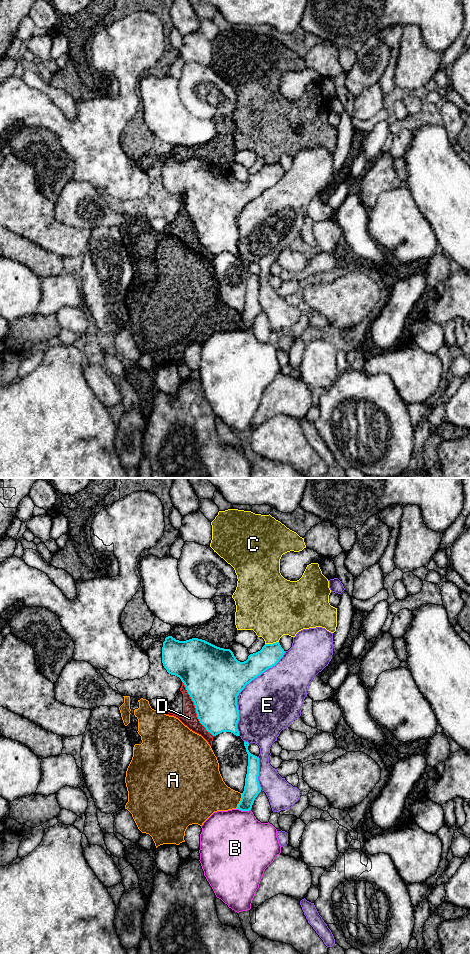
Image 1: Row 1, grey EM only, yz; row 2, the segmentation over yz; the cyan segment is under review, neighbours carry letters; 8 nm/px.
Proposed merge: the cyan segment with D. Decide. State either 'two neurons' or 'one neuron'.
two neurons

